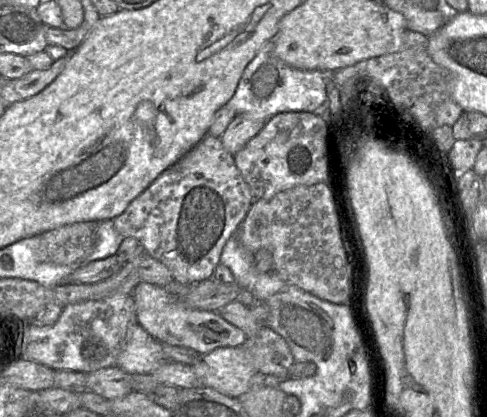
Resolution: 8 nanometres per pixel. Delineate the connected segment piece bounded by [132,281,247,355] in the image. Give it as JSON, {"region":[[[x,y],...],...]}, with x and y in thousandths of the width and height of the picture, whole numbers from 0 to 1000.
{"region":[[[287,674],[271,710],[281,772],[331,823],[382,832],[417,851],[452,832],[499,827],[507,815],[499,791],[464,770],[446,746],[392,739],[335,686]]]}

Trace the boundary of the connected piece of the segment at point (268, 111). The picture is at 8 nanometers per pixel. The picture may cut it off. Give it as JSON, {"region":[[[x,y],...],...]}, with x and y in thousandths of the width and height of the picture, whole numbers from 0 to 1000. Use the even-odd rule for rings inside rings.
{"region":[[[550,96],[503,163],[466,252],[485,276],[505,271],[542,288],[579,269],[643,271],[671,240],[669,175],[674,173],[595,161],[567,134],[563,96]]]}

